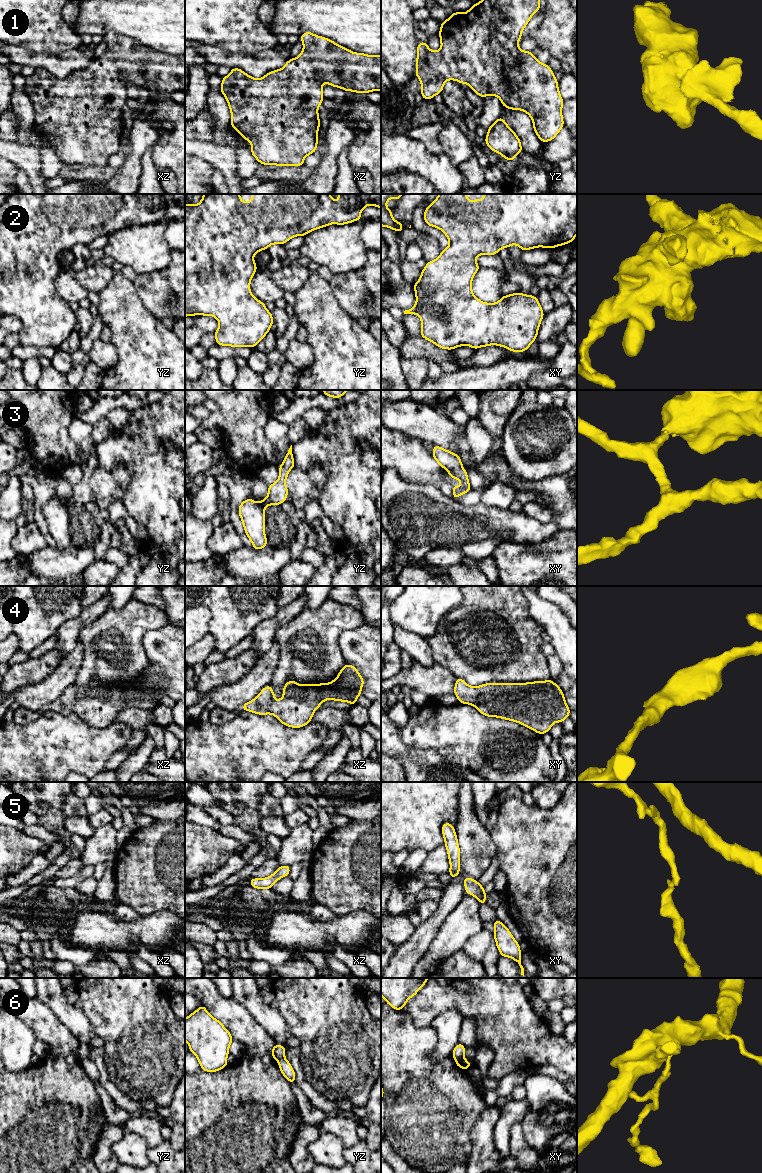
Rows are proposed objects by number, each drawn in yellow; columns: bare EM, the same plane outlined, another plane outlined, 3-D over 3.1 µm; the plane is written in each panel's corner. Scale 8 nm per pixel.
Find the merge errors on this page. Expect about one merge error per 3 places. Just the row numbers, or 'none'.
6

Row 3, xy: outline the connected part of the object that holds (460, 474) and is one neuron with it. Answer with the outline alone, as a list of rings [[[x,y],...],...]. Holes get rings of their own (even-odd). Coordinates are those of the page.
[[[434,445],[432,456],[442,468],[447,470],[451,478],[455,478],[462,483],[461,486],[452,486],[453,499],[458,498],[466,492],[472,491],[468,480],[468,474],[462,466],[459,455]]]

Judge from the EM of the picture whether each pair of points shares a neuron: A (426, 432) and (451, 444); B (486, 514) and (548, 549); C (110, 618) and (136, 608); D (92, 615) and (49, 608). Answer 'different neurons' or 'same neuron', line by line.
A: same neuron
B: different neurons
C: same neuron
D: different neurons

